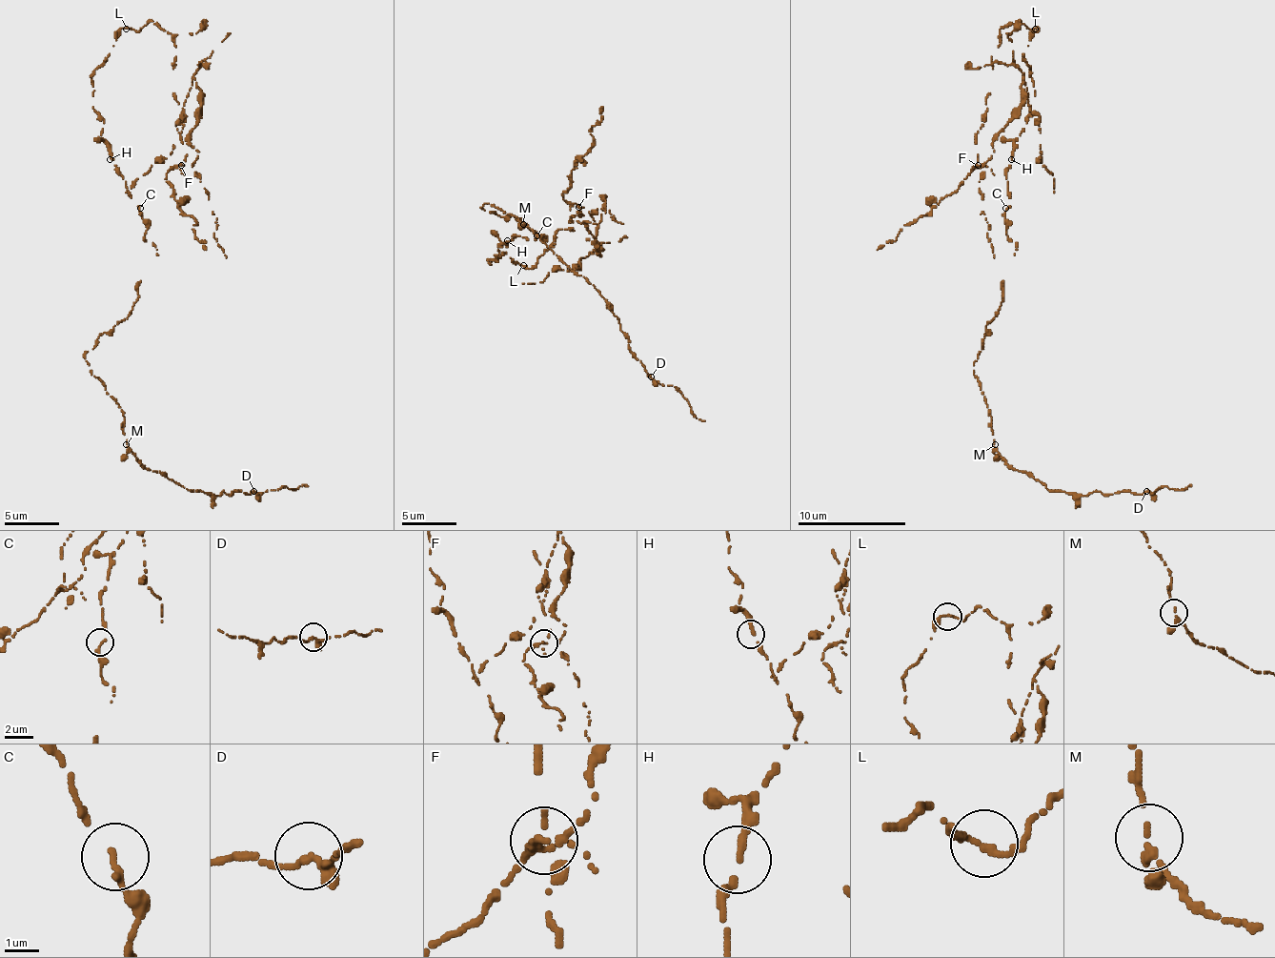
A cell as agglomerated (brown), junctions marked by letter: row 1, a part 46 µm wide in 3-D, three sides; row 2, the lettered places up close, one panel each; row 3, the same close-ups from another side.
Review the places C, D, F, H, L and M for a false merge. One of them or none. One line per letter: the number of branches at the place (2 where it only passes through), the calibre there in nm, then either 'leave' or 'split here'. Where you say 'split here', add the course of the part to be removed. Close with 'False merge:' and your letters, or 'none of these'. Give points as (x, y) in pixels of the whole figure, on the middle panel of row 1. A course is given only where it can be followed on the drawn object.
C: branches 2; calibre 180 nm; leave
D: branches 3; calibre 200 nm; leave
F: branches 3; calibre 160 nm; split here; course (577, 208), (588, 211), (594, 221), (588, 224), (597, 252), (572, 271), (553, 271), (542, 281), (523, 284)
H: branches 2; calibre 220 nm; leave
L: branches 2; calibre 190 nm; leave
M: branches 3; calibre 170 nm; leave
False merge: F

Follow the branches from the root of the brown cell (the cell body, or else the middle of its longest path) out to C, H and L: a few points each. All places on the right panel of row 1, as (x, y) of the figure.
C: (1005, 175), (1008, 181), (1008, 205), (1005, 208)
H: (1005, 175), (1011, 159)
L: (1005, 175), (1011, 164), (1014, 140), (1024, 129), (1035, 96), (1030, 67), (1024, 61), (1027, 45), (1035, 29)

